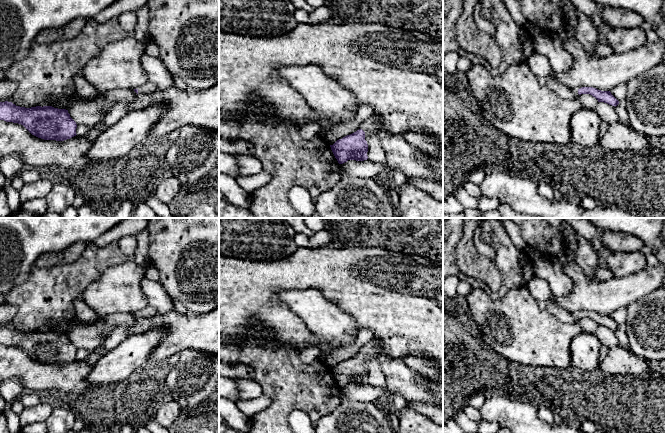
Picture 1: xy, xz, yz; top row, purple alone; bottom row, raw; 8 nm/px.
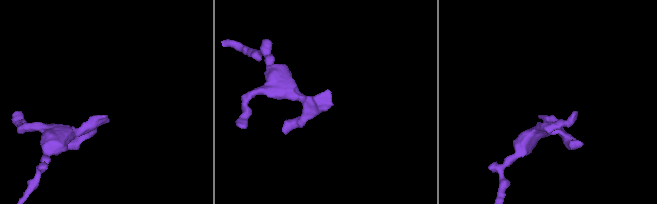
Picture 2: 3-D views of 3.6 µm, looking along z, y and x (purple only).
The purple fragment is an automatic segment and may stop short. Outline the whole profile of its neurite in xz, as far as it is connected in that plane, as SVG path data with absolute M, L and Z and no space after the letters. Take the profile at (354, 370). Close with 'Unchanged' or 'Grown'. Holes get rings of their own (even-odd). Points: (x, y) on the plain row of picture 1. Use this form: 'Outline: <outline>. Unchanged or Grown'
Outline: M372 339L361 348L359 354L337 364L333 369L330 369L338 387L343 388L348 384L367 384L368 368L365 364L365 358L378 358L379 356L378 341Z. Grown

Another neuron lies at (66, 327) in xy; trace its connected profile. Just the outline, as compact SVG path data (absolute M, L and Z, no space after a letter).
M73 318L69 322L63 322L57 326L53 326L51 328L47 328L46 330L52 330L58 333L70 333L73 329L85 326L96 326L96 322L85 324L83 322L78 321L76 318Z

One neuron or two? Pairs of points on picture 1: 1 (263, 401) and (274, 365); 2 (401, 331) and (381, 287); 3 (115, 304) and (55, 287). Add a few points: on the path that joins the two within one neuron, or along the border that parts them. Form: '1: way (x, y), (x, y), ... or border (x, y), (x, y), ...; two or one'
1: border (268, 396), (269, 404), (260, 407), (252, 415); two
2: way (401, 320), (401, 307), (392, 298); one
3: border (99, 278), (86, 288), (82, 299); two

